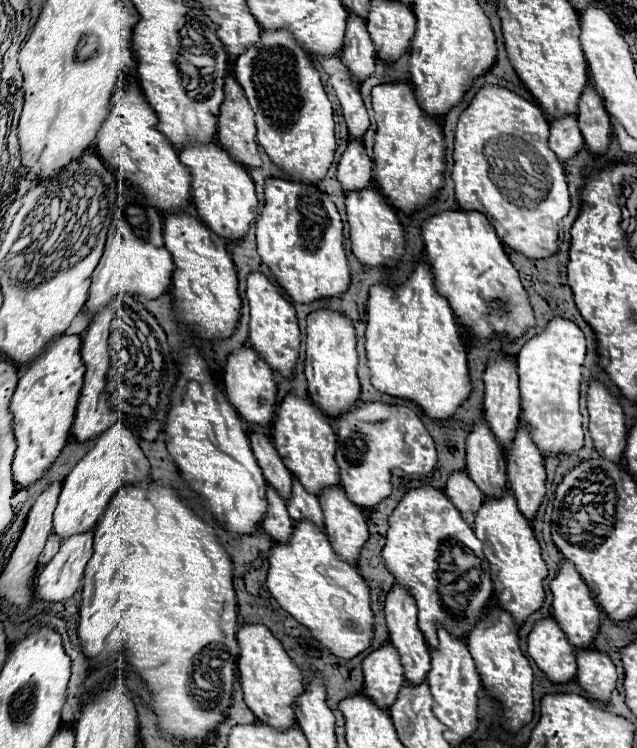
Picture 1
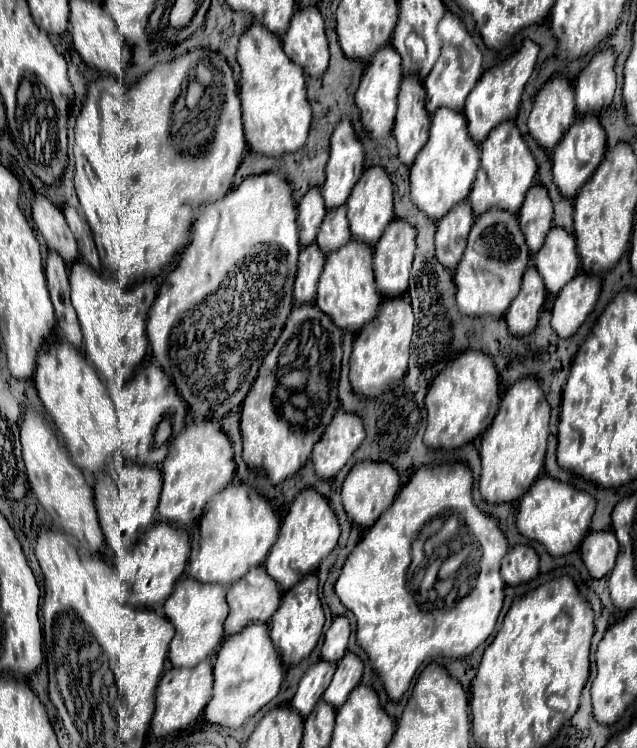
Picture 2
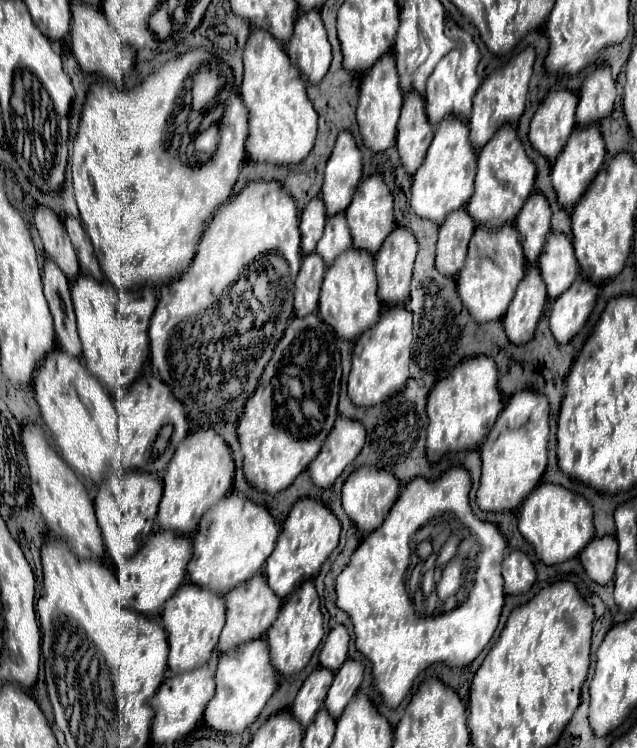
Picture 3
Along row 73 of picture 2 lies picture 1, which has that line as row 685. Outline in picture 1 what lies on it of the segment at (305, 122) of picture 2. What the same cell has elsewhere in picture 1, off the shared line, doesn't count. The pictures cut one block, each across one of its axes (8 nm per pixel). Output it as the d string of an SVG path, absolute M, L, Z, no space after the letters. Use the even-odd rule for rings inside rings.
M242 624L238 630L238 674L244 690L244 700L254 716L276 730L286 730L294 726L294 700L304 692L302 670L286 654L282 644L272 636L264 624Z

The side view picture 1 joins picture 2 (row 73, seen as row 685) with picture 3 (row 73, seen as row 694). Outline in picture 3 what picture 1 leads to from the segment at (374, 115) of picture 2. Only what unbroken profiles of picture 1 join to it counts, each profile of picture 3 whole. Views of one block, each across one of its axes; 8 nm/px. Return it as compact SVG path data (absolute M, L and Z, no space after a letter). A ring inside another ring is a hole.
M382 56L374 68L370 68L366 72L366 76L362 78L362 86L360 86L360 104L358 104L358 126L360 126L360 134L364 140L364 146L370 148L374 154L386 152L388 148L394 146L396 140L396 124L400 118L400 108L402 108L402 100L404 100L404 92L398 84L398 72L396 72L396 62L394 56Z

